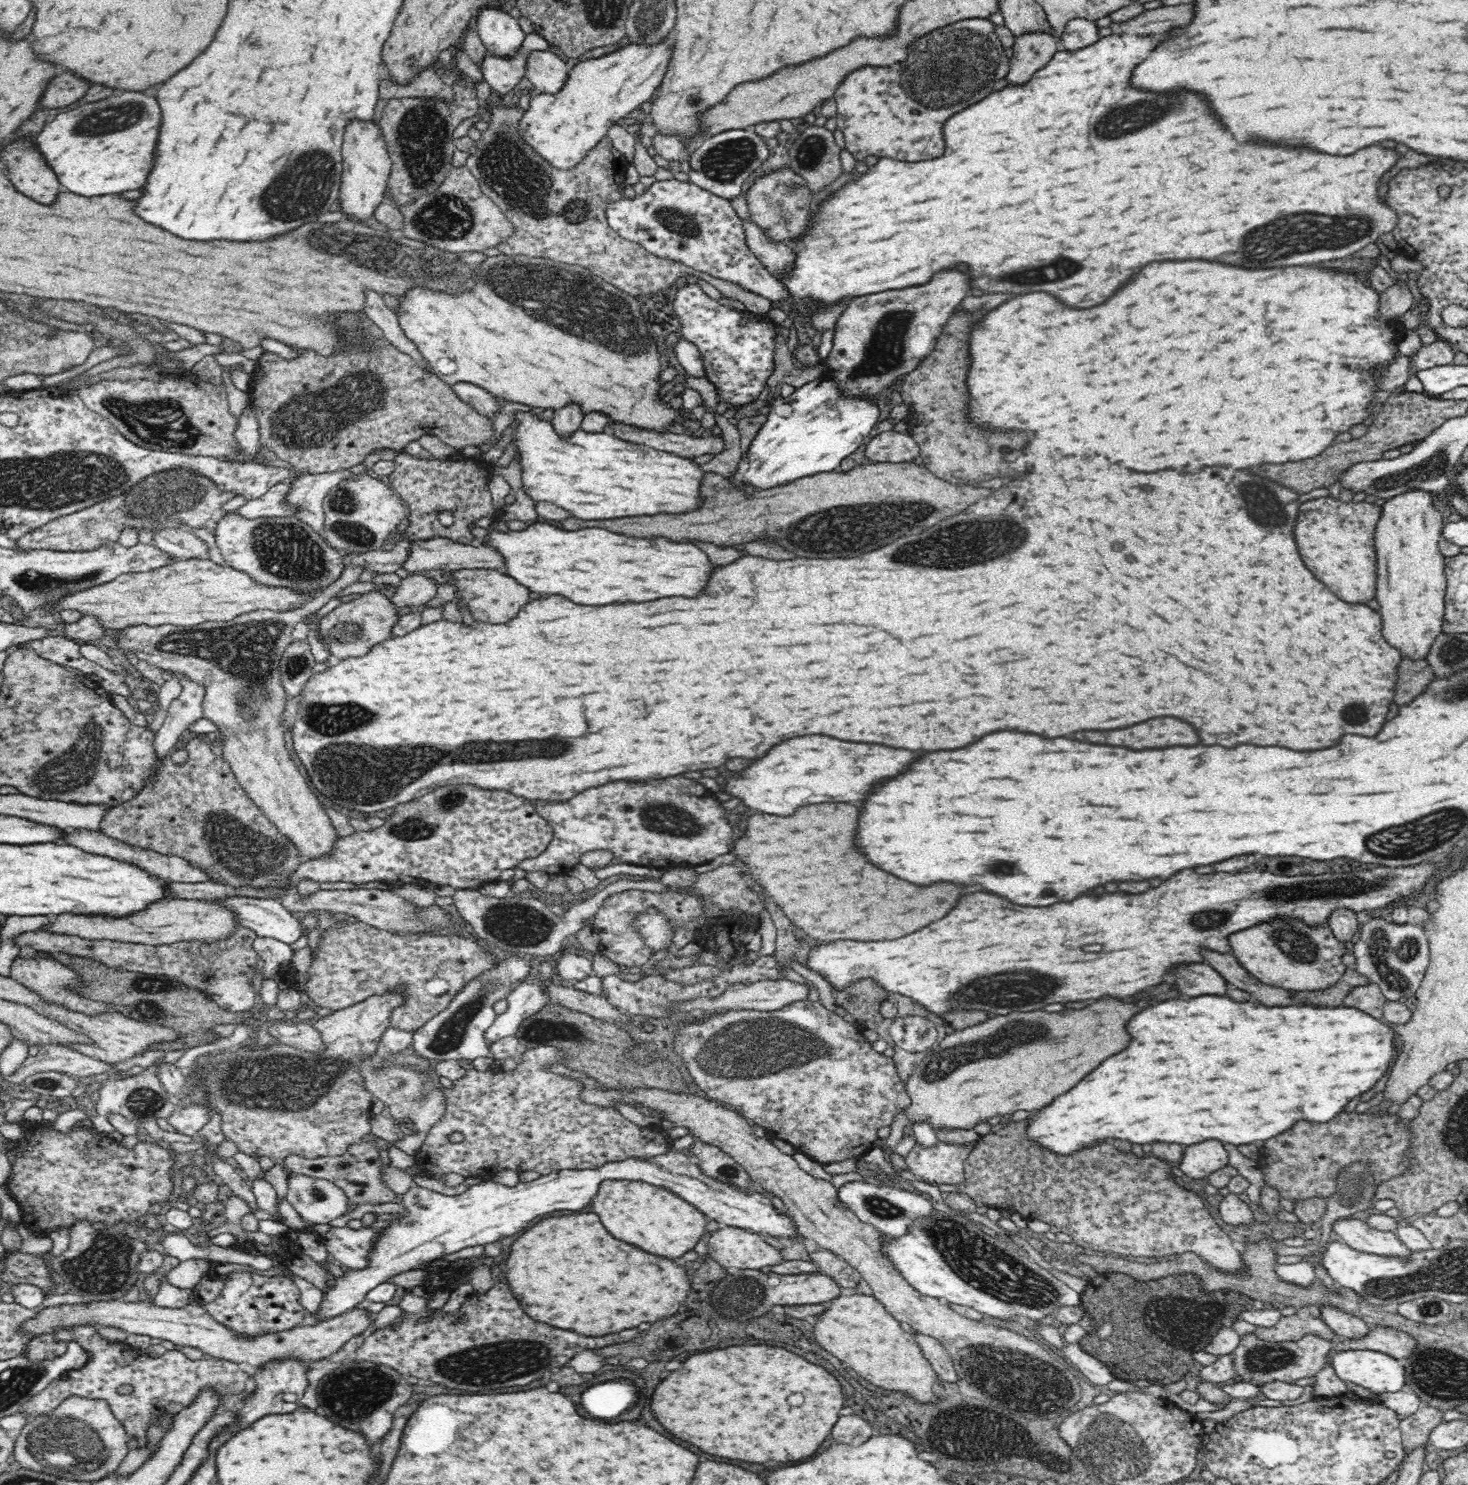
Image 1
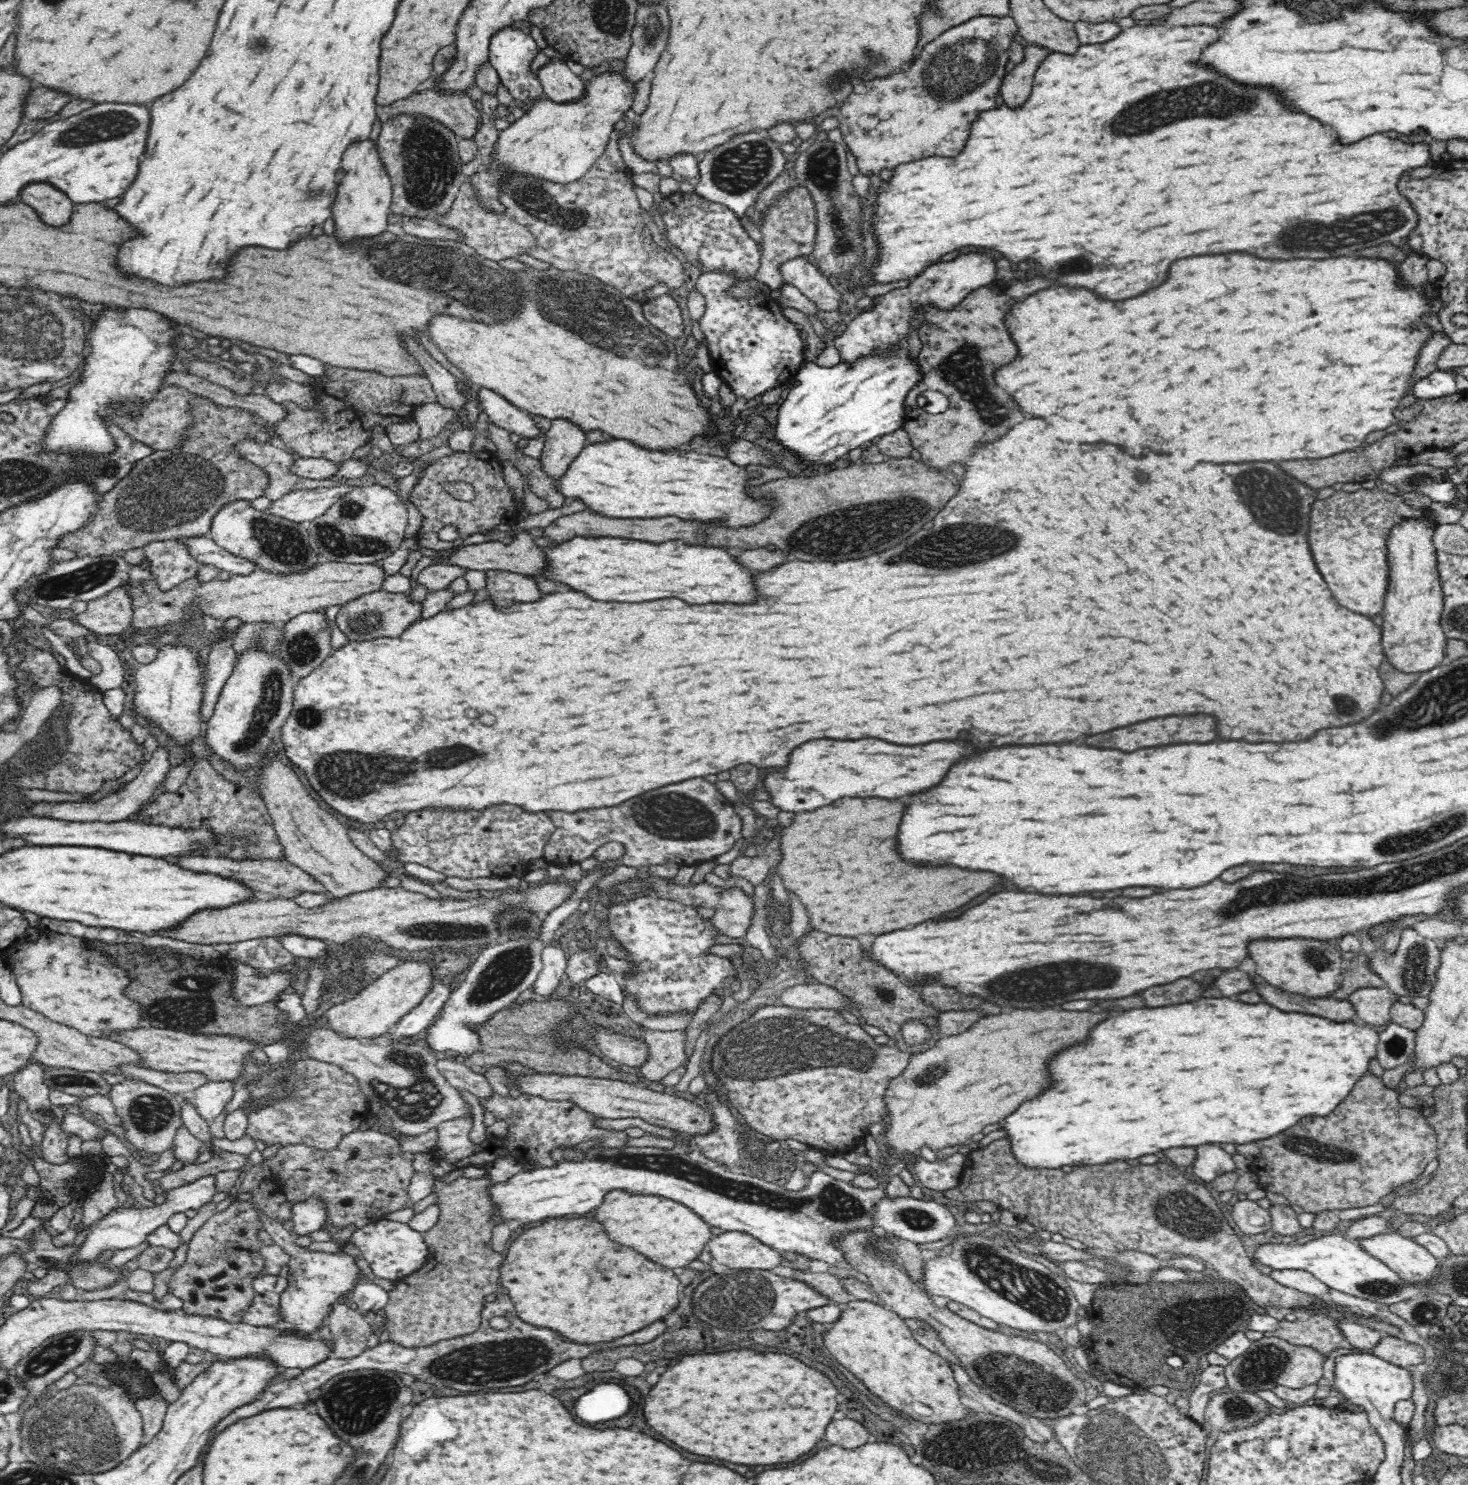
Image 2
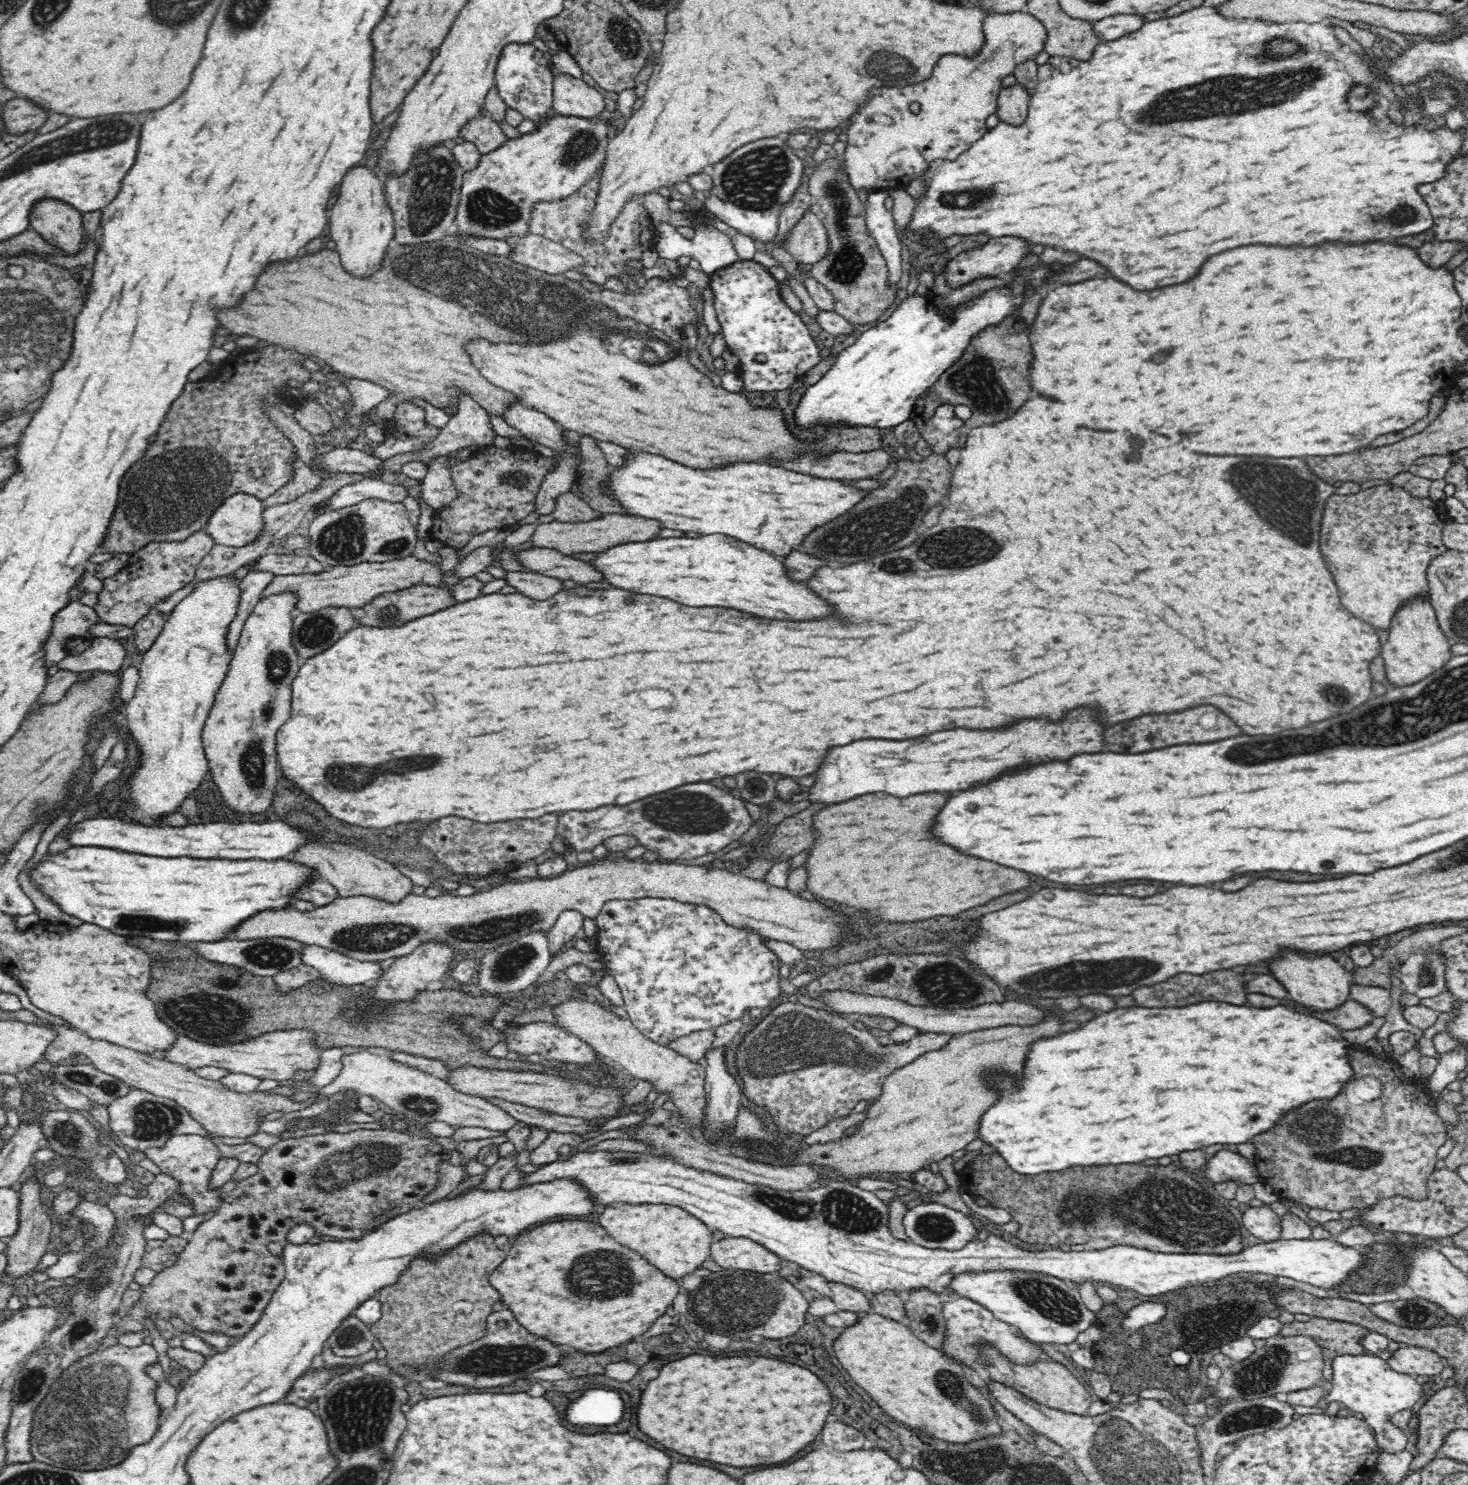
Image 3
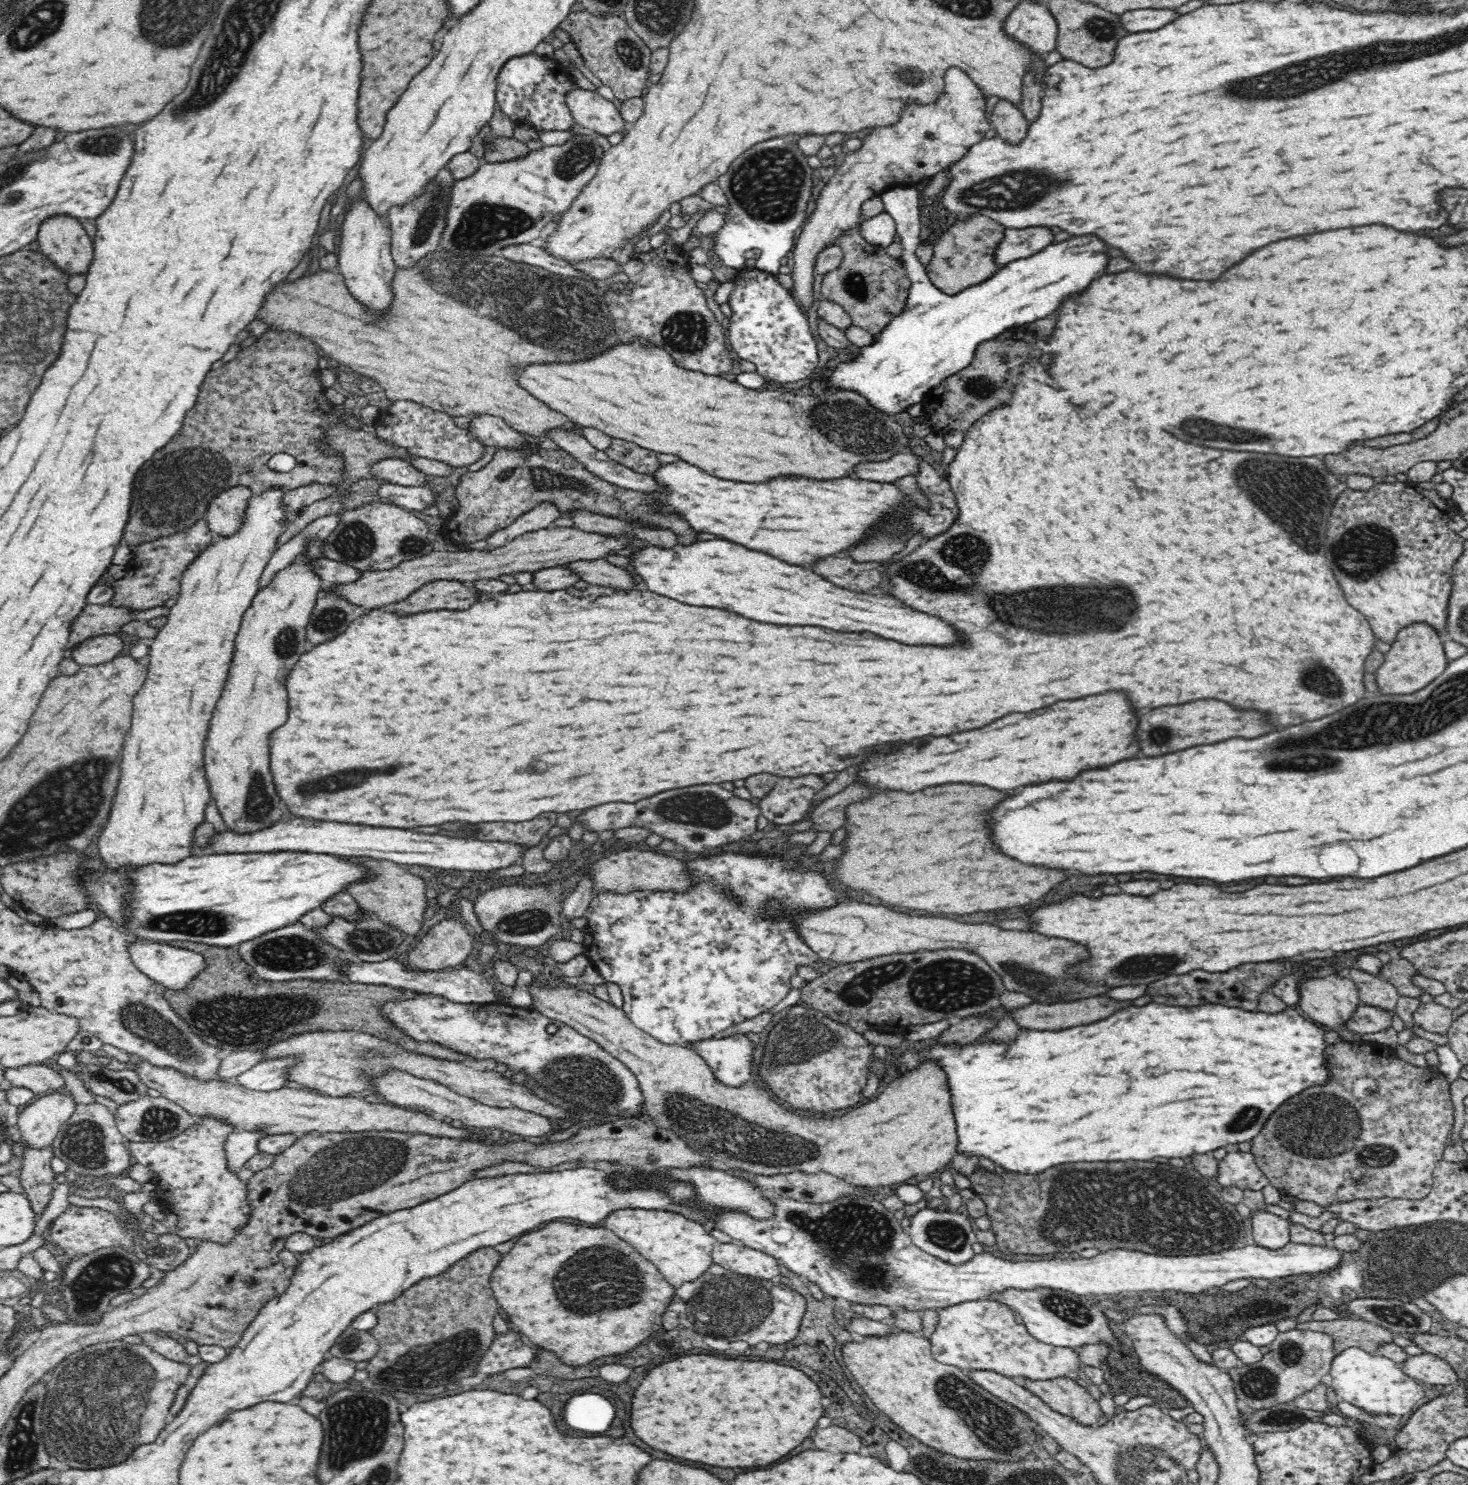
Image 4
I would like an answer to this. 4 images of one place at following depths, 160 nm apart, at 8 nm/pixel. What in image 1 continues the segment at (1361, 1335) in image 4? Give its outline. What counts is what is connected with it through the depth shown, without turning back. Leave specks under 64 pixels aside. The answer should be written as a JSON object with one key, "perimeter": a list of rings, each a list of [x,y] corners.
{"perimeter":[[[1317,1304],[1298,1306],[1292,1315],[1282,1315],[1274,1326],[1255,1326],[1258,1339],[1268,1342],[1296,1341],[1304,1334],[1317,1334],[1334,1341],[1340,1337],[1322,1320]]]}

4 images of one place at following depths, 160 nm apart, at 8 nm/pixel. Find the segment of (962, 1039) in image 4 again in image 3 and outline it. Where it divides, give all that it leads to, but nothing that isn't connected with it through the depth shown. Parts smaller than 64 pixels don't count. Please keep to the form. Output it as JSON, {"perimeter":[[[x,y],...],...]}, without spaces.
{"perimeter":[[[786,1001],[779,1002],[740,1038],[734,1064],[736,1074],[742,1080],[742,1096],[768,1112],[775,1126],[773,1130],[776,1133],[805,1137],[820,1130],[828,1122],[852,1114],[854,1106],[862,1100],[878,1098],[889,1074],[911,1063],[924,1052],[942,1048],[950,1038],[952,1035],[920,1032],[908,1042],[882,1045],[867,1028],[854,1027],[842,1015]]]}

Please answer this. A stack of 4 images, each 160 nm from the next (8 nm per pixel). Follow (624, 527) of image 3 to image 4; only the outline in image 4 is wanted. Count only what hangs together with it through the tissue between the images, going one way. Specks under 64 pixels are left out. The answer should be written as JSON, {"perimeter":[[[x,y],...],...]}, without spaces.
{"perimeter":[[[549,527],[534,530],[516,537],[500,548],[484,551],[474,549],[471,552],[460,550],[432,551],[426,556],[404,560],[388,570],[358,570],[360,576],[354,582],[346,584],[324,583],[320,595],[328,594],[342,597],[350,604],[370,610],[388,607],[390,602],[404,600],[412,592],[422,588],[433,580],[457,580],[470,583],[478,578],[498,578],[500,574],[516,574],[516,572],[536,572],[536,570],[552,568],[574,560],[596,560],[608,554],[616,554],[628,544],[626,535],[602,535],[585,532],[575,527]]]}

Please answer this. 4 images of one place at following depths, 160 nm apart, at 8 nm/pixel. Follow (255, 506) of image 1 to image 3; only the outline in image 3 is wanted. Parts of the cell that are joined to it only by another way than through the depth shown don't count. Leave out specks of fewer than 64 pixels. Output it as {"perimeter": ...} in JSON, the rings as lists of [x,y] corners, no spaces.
{"perimeter":[[[366,477],[364,480],[343,486],[338,492],[334,492],[330,498],[320,502],[313,508],[313,511],[320,516],[359,504],[366,498],[381,498],[390,502],[402,502],[406,498],[406,488],[401,485],[394,485],[385,478],[372,479]]]}

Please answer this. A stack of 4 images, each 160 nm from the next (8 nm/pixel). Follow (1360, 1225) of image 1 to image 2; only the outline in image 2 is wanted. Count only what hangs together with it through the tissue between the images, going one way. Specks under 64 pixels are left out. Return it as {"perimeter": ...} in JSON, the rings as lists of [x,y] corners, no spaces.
{"perimeter":[[[1396,1232],[1360,1238],[1355,1242],[1408,1282],[1428,1284],[1438,1272],[1439,1259],[1422,1245]]]}

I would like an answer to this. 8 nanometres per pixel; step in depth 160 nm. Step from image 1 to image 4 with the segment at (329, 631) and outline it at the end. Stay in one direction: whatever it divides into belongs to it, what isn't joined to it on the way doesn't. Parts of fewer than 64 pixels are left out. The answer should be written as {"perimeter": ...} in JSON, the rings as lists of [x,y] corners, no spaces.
{"perimeter":[[[433,580],[416,592],[412,592],[410,596],[406,596],[404,600],[392,603],[388,608],[398,612],[398,616],[442,610],[442,608],[462,610],[478,602],[478,593],[476,587],[463,581]]]}

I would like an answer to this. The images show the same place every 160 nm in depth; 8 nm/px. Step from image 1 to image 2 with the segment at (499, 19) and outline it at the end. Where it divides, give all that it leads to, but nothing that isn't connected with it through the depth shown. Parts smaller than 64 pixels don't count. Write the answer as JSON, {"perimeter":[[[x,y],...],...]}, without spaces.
{"perimeter":[[[504,26],[490,38],[488,42],[488,58],[498,73],[499,80],[506,86],[510,94],[518,100],[535,100],[543,97],[542,85],[536,77],[536,71],[530,71],[530,62],[534,60],[538,46],[529,34],[525,34],[513,26]]]}

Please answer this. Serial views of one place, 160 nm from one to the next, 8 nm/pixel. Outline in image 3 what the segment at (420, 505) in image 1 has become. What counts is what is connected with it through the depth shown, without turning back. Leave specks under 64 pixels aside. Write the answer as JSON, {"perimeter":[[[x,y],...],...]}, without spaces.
{"perimeter":[[[493,445],[465,460],[449,454],[450,478],[458,489],[459,497],[442,508],[436,508],[429,537],[438,540],[442,546],[457,550],[476,534],[494,528],[511,528],[535,510],[538,486],[552,464],[554,456],[538,458],[532,450],[500,450]]]}

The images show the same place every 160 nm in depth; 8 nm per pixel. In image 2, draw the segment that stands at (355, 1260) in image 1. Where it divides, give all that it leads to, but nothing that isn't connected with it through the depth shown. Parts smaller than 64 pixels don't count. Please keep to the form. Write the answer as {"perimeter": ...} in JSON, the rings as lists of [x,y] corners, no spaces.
{"perimeter":[[[381,1219],[356,1229],[348,1242],[368,1262],[372,1274],[377,1278],[398,1281],[426,1264],[429,1255],[423,1233],[415,1231],[406,1223]]]}

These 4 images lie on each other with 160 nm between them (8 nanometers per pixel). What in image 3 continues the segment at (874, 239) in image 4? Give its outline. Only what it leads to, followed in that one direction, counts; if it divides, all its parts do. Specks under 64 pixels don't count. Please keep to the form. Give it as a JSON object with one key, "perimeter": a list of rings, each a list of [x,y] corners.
{"perimeter":[[[868,190],[865,219],[867,229],[877,240],[882,256],[886,259],[888,269],[888,287],[894,287],[902,276],[902,243],[898,241],[896,226],[890,210],[884,207],[887,190]]]}

